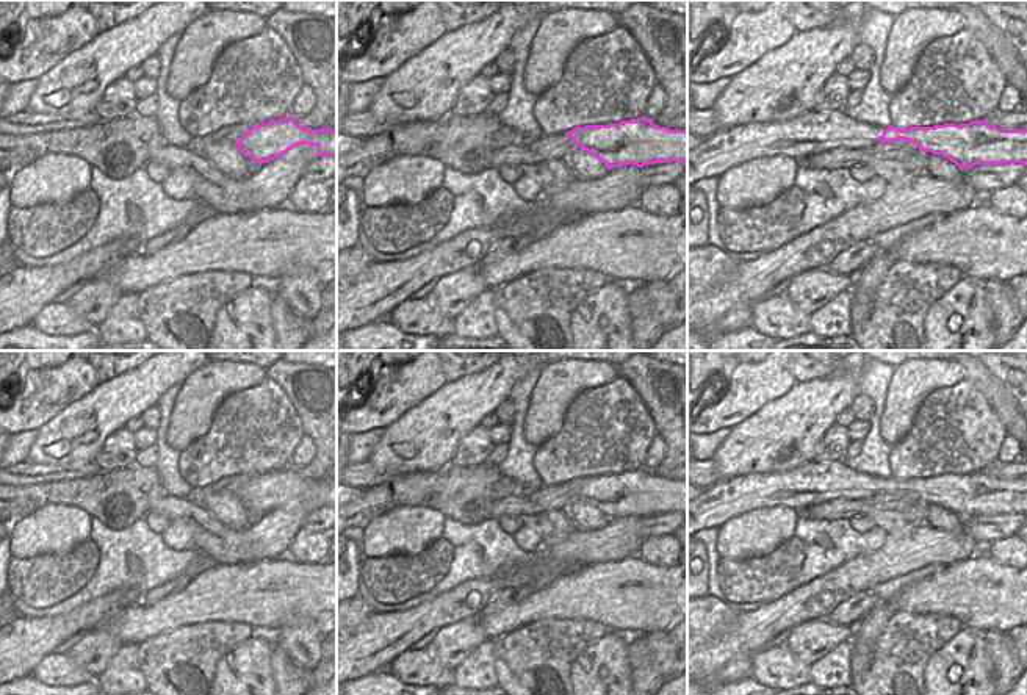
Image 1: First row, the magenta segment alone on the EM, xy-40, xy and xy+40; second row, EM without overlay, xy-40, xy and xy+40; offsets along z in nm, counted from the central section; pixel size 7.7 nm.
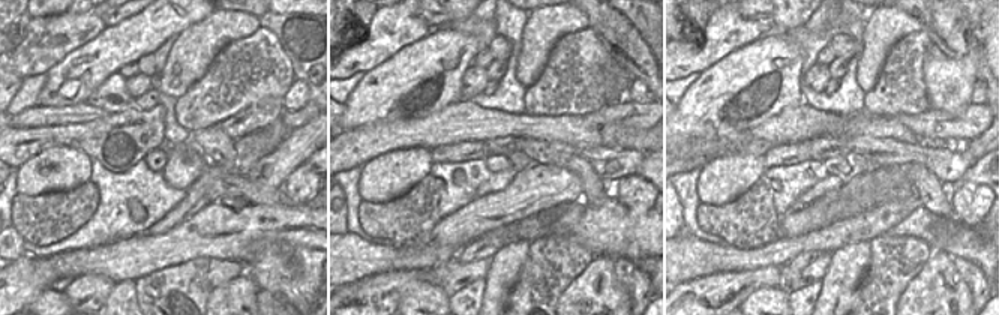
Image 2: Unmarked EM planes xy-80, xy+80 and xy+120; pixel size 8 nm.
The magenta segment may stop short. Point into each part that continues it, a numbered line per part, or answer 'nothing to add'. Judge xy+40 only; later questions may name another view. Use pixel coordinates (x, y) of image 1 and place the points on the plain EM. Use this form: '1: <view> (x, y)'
1: xy+40 (810, 484)

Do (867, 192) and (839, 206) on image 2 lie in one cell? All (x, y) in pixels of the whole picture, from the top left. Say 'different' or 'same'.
same

